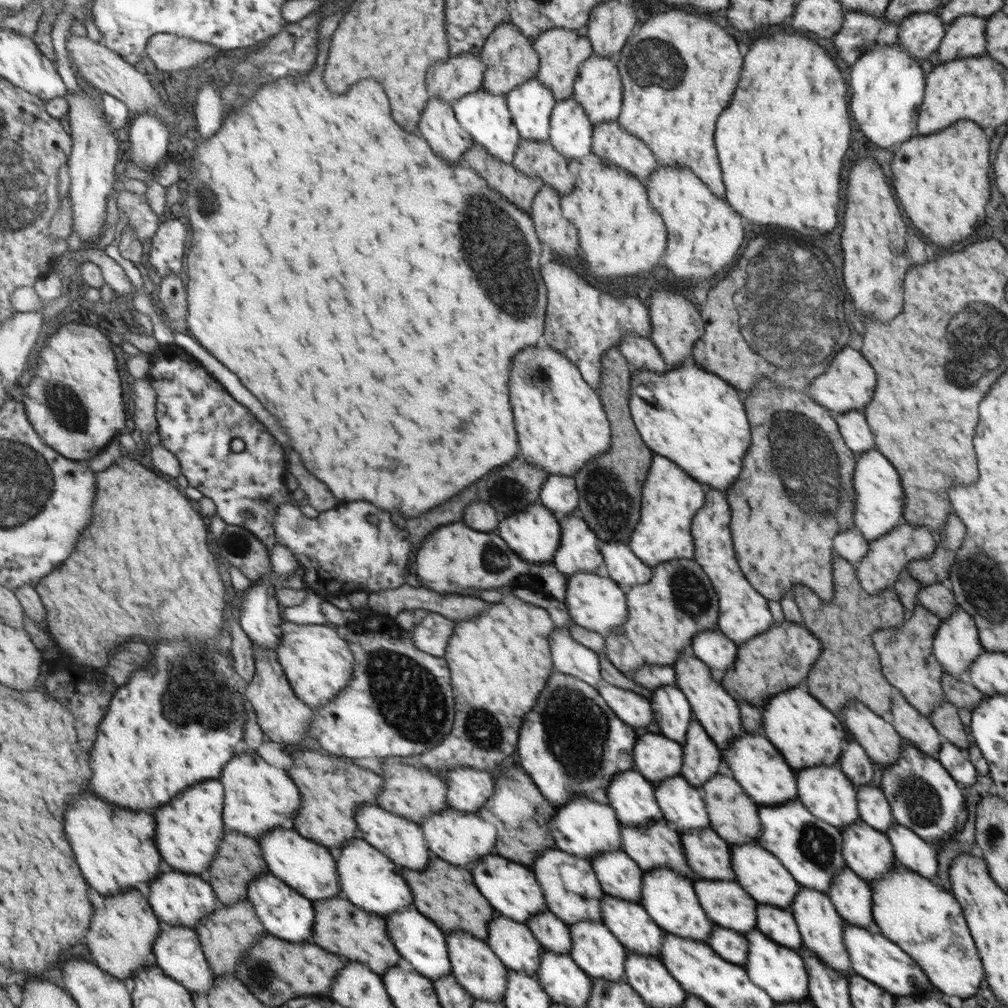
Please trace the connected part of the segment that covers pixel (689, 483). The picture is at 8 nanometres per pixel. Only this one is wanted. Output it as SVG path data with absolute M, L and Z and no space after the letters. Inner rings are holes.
M653 453L651 468L642 481L641 504L637 532L627 544L649 568L673 559L691 559L693 539L691 522L695 512L703 506L703 488L688 473L664 456Z

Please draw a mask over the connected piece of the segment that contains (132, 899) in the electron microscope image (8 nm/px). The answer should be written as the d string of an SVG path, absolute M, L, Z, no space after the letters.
M129 889L121 891L121 896L105 896L103 904L103 908L95 908L87 946L102 969L131 983L137 971L154 963L156 940L164 924L148 901L145 889Z

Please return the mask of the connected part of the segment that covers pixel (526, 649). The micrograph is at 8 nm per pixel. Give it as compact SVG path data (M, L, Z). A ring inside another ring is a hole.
M503 591L498 602L488 604L485 614L471 617L471 620L456 621L444 658L452 671L452 687L457 688L457 724L445 742L420 755L417 764L431 771L469 767L489 772L497 768L501 760L515 750L521 716L531 710L537 694L543 690L545 680L551 674L549 638L553 630L553 623L545 609L520 600L511 591Z

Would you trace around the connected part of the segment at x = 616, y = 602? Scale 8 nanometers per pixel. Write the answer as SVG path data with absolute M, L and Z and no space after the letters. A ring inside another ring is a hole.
M581 572L566 580L564 600L571 620L583 628L606 635L627 622L628 605L623 592L611 578Z

